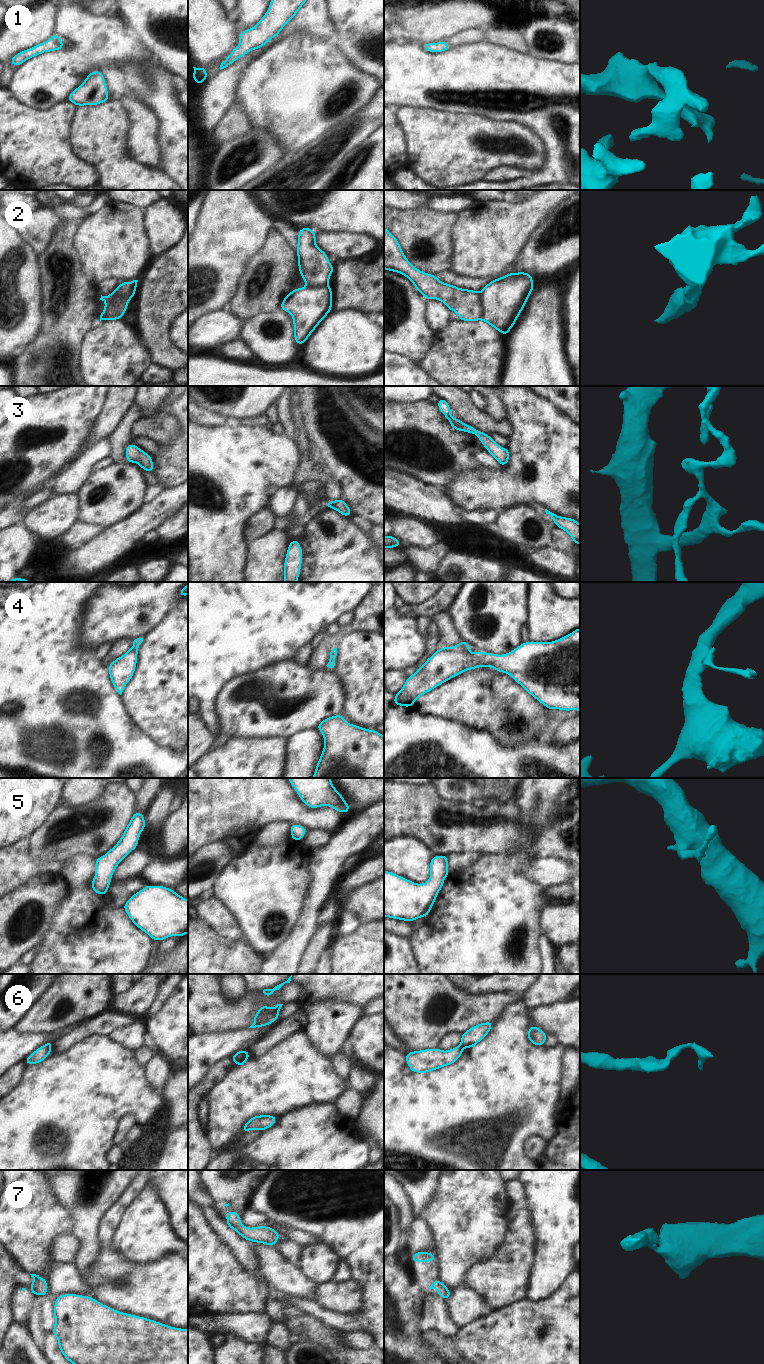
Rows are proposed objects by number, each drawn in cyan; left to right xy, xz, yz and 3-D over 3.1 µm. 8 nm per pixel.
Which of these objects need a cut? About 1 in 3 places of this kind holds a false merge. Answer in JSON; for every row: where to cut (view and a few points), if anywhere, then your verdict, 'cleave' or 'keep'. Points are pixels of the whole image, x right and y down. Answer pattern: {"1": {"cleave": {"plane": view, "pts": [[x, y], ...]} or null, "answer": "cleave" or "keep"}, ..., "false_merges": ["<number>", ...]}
{"1": {"cleave": null, "answer": "keep"}, "2": {"cleave": {"plane": "yz", "pts": [[479, 293], [482, 318]]}, "answer": "cleave"}, "3": {"cleave": null, "answer": "keep"}, "4": {"cleave": null, "answer": "keep"}, "5": {"cleave": null, "answer": "keep"}, "6": {"cleave": {"plane": "yz", "pts": [[460, 1045], [462, 1048]]}, "answer": "cleave"}, "7": {"cleave": null, "answer": "keep"}, "false_merges": ["2", "6"]}

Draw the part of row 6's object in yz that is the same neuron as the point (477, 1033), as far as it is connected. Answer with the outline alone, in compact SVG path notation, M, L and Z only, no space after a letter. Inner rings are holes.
M488 1021L471 1027L461 1035L460 1046L462 1048L474 1048L487 1036L493 1024L494 1022Z

